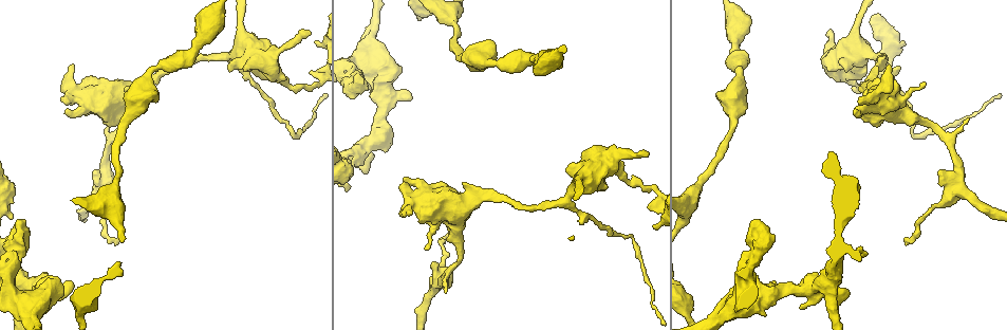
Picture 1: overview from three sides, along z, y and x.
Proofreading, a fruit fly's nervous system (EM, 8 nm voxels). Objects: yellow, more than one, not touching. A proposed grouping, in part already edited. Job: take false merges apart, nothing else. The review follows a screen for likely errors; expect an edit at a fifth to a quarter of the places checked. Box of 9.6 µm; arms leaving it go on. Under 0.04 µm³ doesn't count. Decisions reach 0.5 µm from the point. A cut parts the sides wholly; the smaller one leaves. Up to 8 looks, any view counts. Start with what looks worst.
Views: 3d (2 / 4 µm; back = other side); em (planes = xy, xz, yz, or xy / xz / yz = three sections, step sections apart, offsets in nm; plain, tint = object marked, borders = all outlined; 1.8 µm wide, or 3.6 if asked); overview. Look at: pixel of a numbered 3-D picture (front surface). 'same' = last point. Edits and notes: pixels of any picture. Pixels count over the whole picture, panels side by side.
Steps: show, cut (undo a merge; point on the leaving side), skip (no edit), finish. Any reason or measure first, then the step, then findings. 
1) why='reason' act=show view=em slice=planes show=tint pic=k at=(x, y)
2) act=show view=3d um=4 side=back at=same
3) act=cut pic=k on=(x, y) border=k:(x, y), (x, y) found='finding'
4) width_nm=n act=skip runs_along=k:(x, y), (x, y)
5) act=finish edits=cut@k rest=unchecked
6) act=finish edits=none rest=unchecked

why='sharp bend' act=show view=em um=3.6 slice=planes show=tint pic=1 at=(363, 153)

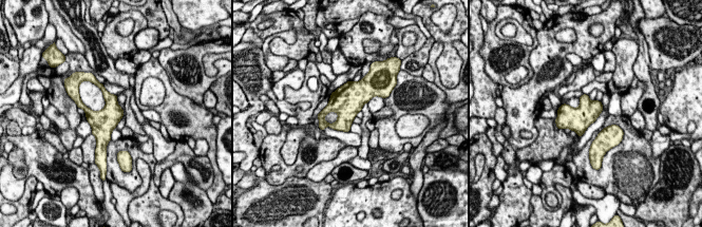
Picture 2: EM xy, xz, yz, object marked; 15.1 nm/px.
act=skip found='continuous, no second neuron'

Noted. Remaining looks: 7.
why='thick turns thin' act=show view=em slice=planes show=tint pic=1 at=(742, 292)

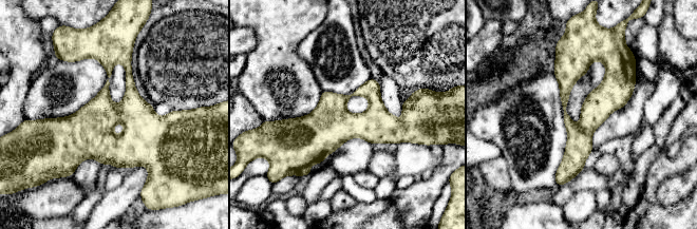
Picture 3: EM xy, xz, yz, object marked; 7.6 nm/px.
width_nm=220 act=skip found='one neuron here'

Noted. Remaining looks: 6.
why='thick turns thin' act=show view=em um=3.6 slice=planes show=tint pic=1 at=(431, 212)

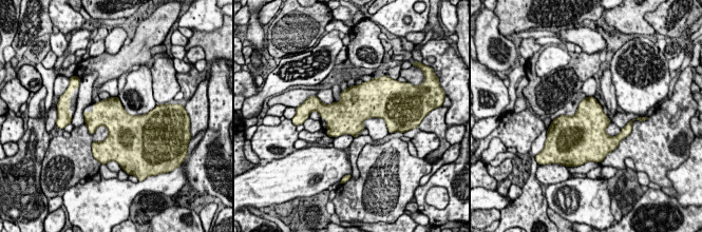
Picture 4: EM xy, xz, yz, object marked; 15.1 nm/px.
act=skip found='one neuron here'

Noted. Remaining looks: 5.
why='calibre changes' act=show view=3d um=2 side=back pic=1 at=(508, 61)

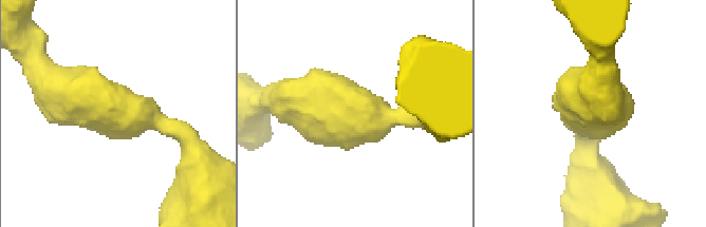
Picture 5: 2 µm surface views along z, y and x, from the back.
arm_widths_nm=280,300 act=show view=em um=3.6 slice=yz step=4 show=tint pic=5 at=(585, 108)

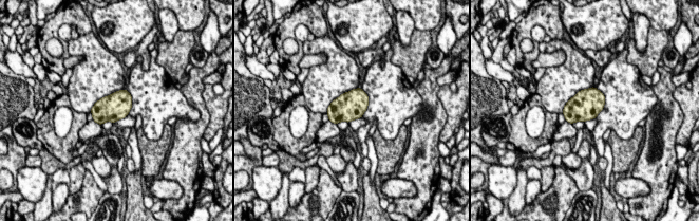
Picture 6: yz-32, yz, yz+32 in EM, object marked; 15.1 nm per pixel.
why='cut it another way' act=show view=em um=3.6 slice=xy step=8 show=borders at=same

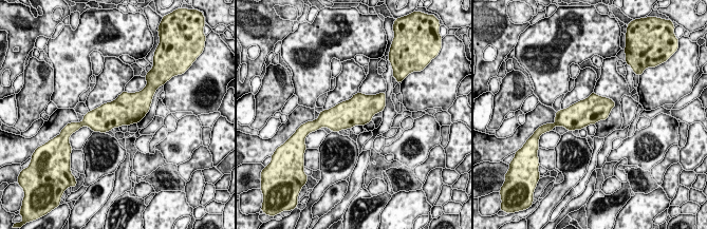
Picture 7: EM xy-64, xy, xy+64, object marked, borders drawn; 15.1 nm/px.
act=skip found='all the same neuron'

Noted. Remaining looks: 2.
act=finish edits=none rest=unchecked

